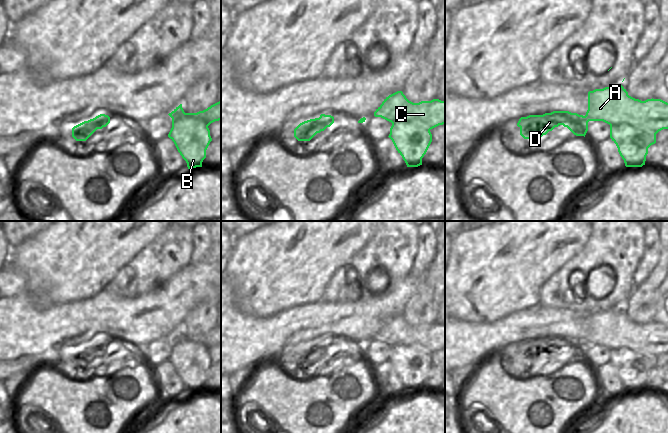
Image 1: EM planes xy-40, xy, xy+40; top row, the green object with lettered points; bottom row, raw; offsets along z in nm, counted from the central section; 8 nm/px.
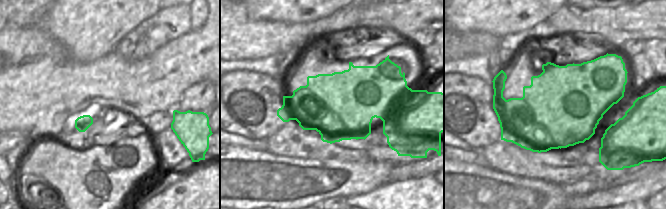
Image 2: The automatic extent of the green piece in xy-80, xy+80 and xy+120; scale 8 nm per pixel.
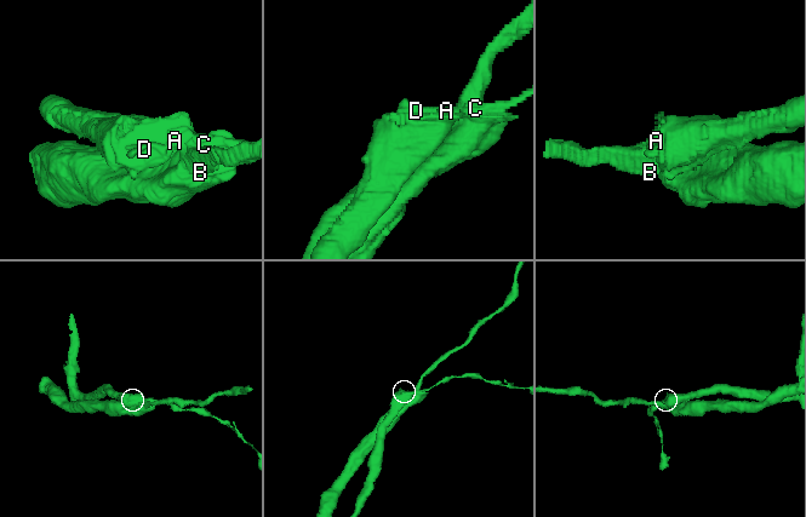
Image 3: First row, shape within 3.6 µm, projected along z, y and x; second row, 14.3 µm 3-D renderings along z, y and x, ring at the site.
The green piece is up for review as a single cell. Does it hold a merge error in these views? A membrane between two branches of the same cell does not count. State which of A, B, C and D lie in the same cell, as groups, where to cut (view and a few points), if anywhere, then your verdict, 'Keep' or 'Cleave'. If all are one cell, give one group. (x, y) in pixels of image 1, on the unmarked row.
Groups: A D / B C. Split along xy+40 (627, 318), (618, 321), (623, 345), (610, 349). Cleave

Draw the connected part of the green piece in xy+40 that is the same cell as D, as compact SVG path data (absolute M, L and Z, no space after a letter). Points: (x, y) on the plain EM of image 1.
M622 309L595 313L588 316L588 334L585 340L569 335L553 335L521 341L517 350L524 363L542 361L559 349L567 351L576 360L585 361L589 345L603 345L609 349L624 346L624 342L620 340L618 321L625 323L627 319L628 316Z

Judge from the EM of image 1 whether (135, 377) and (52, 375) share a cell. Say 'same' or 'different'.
same

